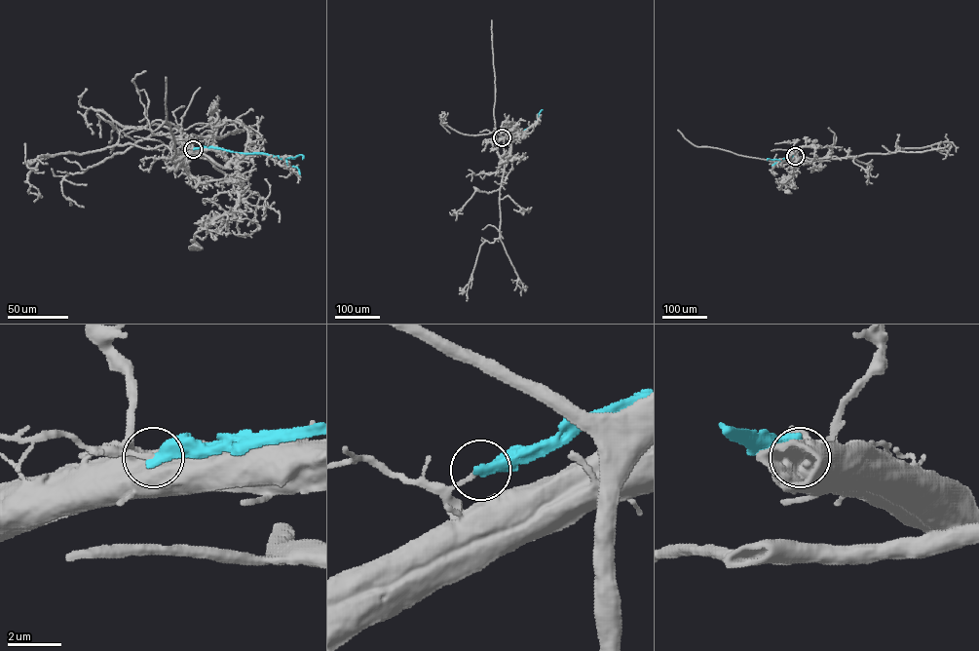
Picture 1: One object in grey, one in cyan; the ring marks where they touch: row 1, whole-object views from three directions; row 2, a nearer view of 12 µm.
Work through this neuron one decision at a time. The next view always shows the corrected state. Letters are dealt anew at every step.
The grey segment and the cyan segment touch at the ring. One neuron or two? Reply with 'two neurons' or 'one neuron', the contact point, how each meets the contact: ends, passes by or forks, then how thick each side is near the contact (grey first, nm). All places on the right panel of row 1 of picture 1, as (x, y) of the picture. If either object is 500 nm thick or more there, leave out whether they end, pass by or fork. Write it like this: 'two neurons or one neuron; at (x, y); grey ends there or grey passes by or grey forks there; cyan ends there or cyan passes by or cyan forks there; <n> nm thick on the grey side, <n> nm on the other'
two neurons; at (795, 156); grey ends there; cyan ends there; 170 nm thick on the grey side, 480 nm on the other

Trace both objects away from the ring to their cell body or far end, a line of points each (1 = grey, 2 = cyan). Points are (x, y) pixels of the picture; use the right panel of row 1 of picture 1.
1: (795, 156), (792, 162), (793, 172), (779, 186), (788, 192)
2: (795, 156), (767, 160)

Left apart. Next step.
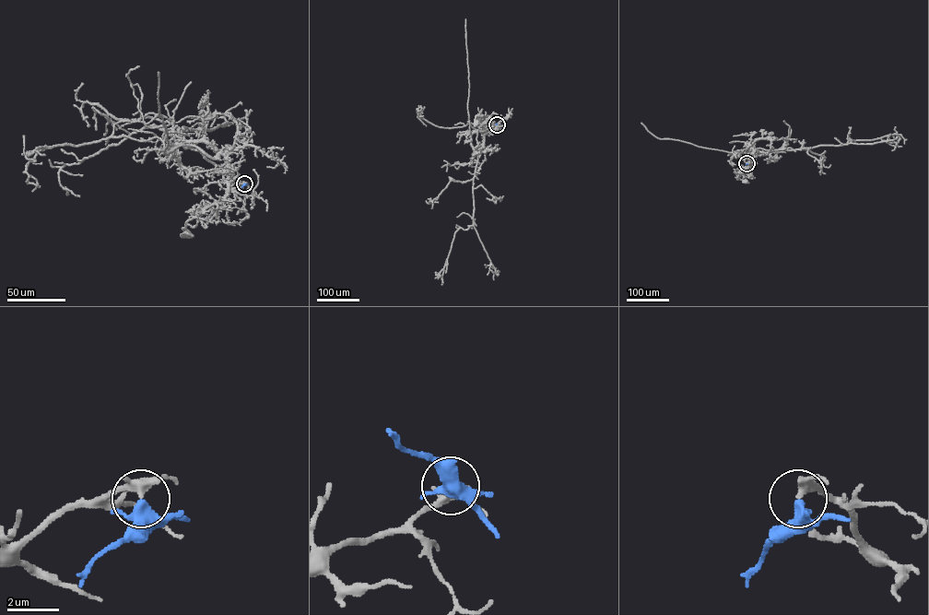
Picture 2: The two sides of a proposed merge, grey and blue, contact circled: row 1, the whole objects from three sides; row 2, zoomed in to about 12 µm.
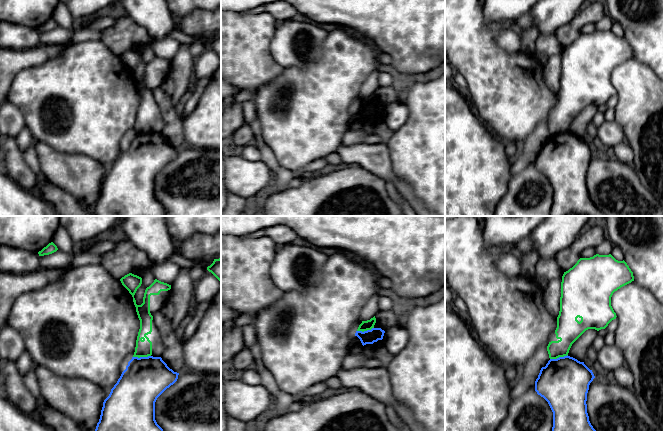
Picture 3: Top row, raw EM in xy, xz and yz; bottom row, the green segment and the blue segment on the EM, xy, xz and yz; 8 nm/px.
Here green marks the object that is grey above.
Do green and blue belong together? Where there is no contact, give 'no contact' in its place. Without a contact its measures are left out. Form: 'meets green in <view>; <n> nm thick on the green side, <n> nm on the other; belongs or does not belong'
meets green in xy; 130 nm thick on the green side, 360 nm on the other; does not belong

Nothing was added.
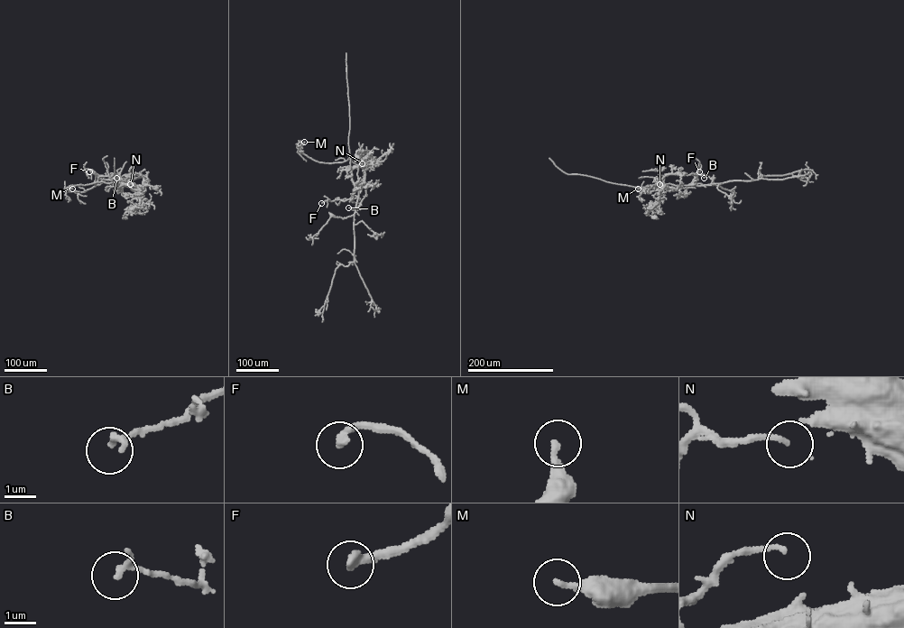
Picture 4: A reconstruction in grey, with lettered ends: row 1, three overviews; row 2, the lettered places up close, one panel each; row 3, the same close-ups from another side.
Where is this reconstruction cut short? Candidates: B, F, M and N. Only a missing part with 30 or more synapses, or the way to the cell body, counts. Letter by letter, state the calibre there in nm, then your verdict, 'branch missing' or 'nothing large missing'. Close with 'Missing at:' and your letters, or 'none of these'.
B: calibre 200 nm; nothing large missing
F: calibre 280 nm; nothing large missing
M: calibre 220 nm; nothing large missing
N: calibre 150 nm; nothing large missing
Missing at: none of these

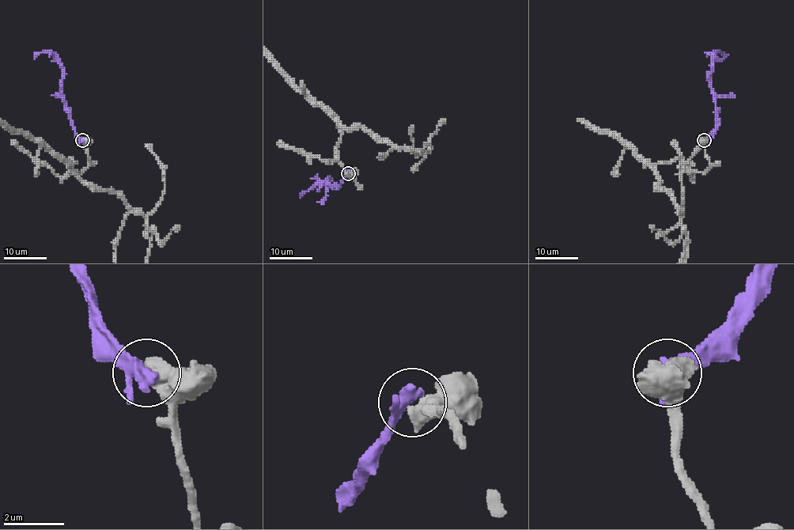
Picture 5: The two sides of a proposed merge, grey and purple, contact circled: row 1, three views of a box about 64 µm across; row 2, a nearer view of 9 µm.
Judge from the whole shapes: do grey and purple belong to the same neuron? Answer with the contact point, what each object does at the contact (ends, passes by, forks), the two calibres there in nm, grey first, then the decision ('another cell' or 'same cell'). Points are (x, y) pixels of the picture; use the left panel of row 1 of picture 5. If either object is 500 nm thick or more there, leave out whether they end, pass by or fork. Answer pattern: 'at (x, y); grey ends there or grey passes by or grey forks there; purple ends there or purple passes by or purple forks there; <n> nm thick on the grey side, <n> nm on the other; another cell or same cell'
at (82, 140); 750 nm thick on the grey side, 360 nm on the other; another cell

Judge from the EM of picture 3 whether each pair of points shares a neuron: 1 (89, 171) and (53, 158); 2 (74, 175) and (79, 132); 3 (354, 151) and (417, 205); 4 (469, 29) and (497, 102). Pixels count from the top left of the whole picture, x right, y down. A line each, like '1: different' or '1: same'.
1: same
2: different
3: same
4: same

